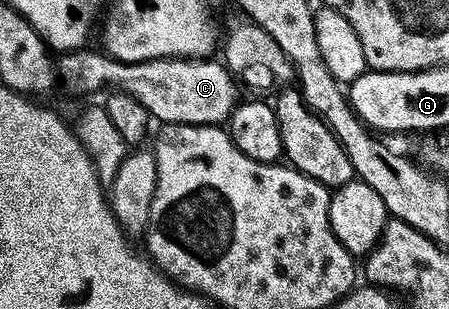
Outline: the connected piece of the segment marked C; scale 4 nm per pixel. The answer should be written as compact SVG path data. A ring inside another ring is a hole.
M89 50L71 51L60 56L56 64L60 86L73 95L97 95L110 89L130 95L161 125L221 127L233 118L243 99L238 80L221 61L156 59L150 63L121 63L100 50Z

